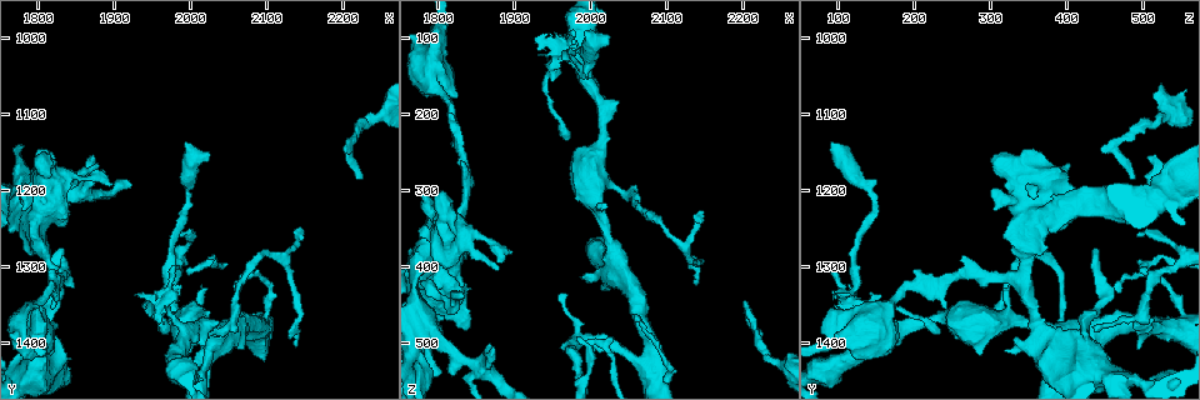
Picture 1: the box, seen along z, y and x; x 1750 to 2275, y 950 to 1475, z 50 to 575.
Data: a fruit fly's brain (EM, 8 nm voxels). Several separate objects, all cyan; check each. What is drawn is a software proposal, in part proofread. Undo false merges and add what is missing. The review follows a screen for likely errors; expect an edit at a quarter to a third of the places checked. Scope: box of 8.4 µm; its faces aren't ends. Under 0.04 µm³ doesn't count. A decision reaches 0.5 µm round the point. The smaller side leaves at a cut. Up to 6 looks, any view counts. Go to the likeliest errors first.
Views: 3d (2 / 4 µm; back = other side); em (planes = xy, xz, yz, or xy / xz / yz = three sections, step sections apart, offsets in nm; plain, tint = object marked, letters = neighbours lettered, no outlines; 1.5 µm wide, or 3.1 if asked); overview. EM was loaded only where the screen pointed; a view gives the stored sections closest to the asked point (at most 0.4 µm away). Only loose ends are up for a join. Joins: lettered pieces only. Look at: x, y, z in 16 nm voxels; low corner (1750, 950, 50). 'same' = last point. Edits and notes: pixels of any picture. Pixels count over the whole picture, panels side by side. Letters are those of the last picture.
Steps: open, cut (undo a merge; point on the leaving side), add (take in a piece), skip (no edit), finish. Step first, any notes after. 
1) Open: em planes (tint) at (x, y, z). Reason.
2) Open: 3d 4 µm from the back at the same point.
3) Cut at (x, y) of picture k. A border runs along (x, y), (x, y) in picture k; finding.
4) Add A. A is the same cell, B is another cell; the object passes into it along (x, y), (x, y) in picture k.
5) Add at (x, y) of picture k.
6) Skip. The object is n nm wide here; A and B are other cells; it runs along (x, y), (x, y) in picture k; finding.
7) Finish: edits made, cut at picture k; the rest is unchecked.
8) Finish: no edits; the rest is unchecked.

Open: em planes (letters) at (2230, 1110, 515). Thick turns thin.

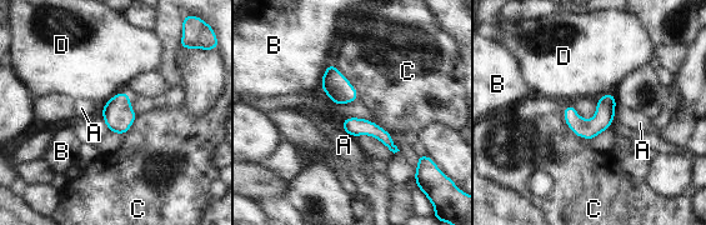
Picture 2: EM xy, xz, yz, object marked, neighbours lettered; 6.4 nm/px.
Skip. The longest contact is with C, 280 nm; A, B, C and D are other cells; a border runs along (124, 90), (115, 94), (101, 108) in picture 2; continuous, no second cell.

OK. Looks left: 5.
Open: 3d 2 µm at (1805, 1440, 540).

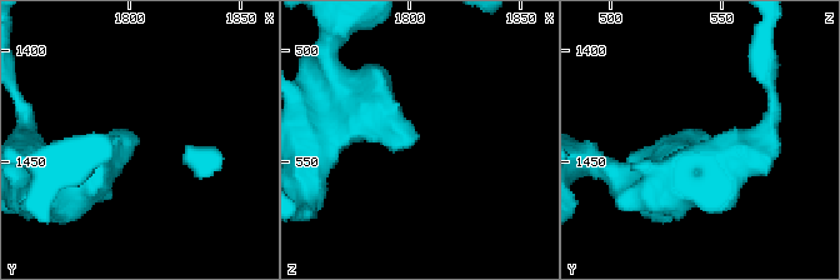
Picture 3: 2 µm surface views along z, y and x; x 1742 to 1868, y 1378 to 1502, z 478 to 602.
Open: em planes (letters) at (1806, 1440, 539). Now the EM.

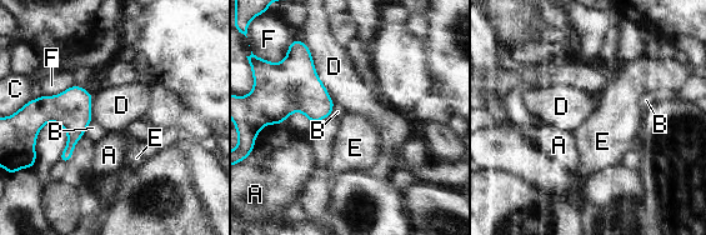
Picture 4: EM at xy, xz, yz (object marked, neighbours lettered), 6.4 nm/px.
Skip. A, B, C, D, E and F are other cells; no lettered piece goes on from it.

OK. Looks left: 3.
Open: em planes (plain) at (1980, 1295, 95). Tapers out.

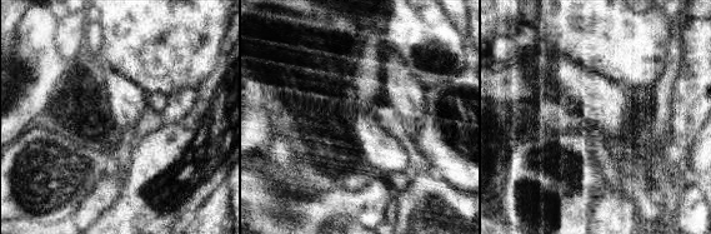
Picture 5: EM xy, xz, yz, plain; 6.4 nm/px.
Open: em planes (letters) at the same point. See the neighbours.

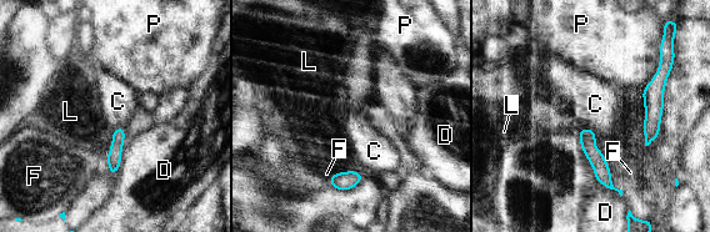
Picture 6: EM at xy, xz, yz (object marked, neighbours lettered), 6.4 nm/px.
Skip. C, D, F, L and P are other cells; no lettered piece goes on from it.

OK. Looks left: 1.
Finish: no edits; the rest is unchecked.

